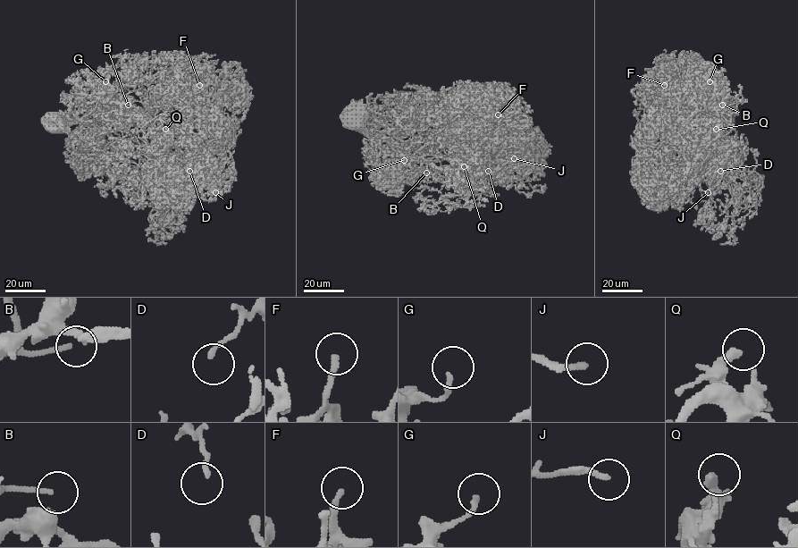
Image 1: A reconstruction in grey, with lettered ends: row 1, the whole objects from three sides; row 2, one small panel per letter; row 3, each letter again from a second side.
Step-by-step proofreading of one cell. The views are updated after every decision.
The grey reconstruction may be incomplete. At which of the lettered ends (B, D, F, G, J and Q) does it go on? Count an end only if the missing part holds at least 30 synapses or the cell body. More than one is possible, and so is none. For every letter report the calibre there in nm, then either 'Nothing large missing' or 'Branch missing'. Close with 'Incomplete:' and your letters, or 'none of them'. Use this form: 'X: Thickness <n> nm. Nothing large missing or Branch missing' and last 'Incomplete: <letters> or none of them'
B: Thickness 150 nm. Branch missing
D: Thickness 160 nm. Nothing large missing
F: Thickness 200 nm. Branch missing
G: Thickness 180 nm. Nothing large missing
J: Thickness 180 nm. Branch missing
Q: Thickness 320 nm. Nothing large missing
Incomplete: B, F, J

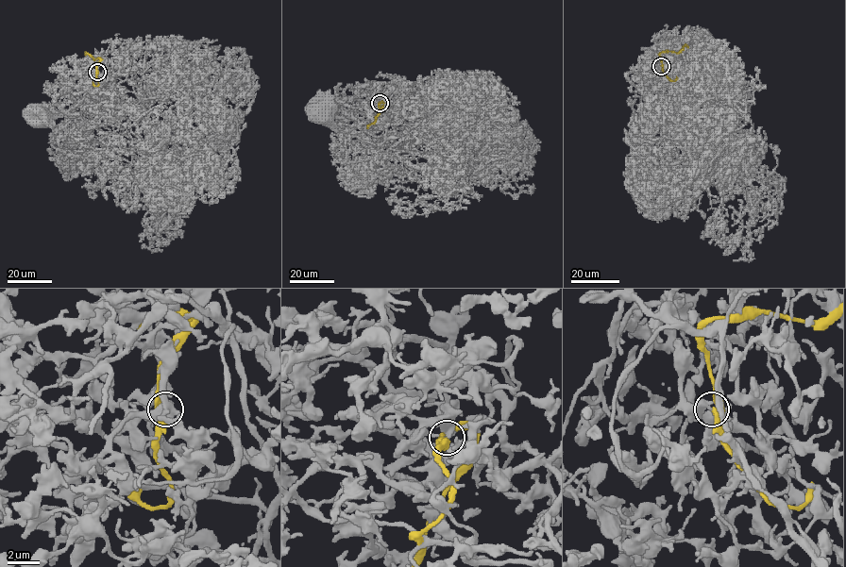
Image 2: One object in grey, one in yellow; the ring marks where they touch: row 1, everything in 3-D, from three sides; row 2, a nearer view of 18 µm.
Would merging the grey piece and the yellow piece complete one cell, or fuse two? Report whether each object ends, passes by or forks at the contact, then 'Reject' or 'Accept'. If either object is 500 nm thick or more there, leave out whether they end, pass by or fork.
At the ring grey ends. At the ring yellow passes by. Reject

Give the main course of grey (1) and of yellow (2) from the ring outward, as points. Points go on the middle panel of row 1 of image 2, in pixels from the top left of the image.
1: (379, 103), (363, 103), (360, 89), (350, 85), (344, 91), (346, 100), (337, 103), (334, 109), (320, 109)
2: (380, 103), (382, 102), (383, 107), (367, 128)

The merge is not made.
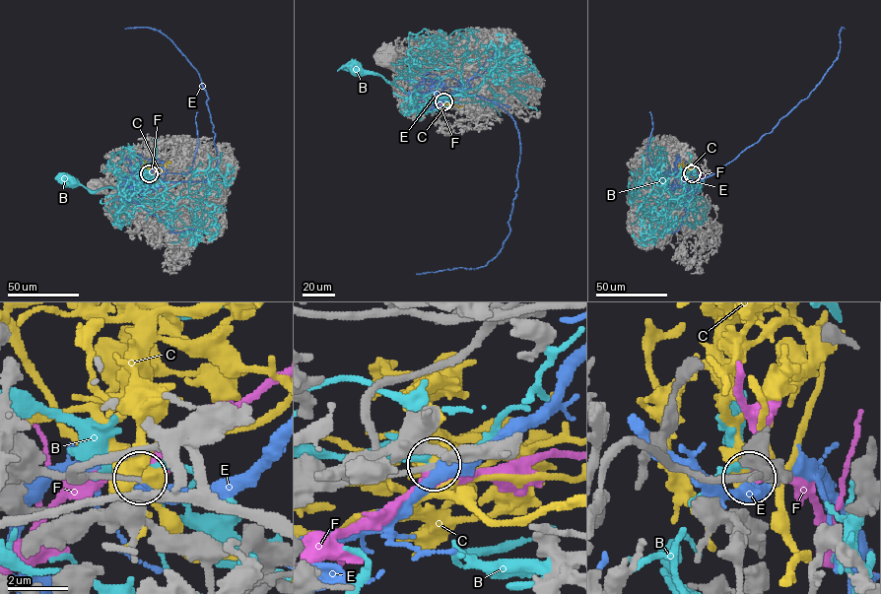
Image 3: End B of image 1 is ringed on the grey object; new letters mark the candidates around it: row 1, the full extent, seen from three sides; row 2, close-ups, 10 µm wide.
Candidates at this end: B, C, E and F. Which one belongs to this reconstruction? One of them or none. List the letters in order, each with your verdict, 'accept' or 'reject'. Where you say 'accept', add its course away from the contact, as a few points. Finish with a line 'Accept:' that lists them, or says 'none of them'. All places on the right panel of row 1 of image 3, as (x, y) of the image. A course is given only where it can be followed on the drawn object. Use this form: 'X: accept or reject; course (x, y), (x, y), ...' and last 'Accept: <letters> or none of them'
B: reject
C: reject
E: reject
F: reject
Accept: none of them

